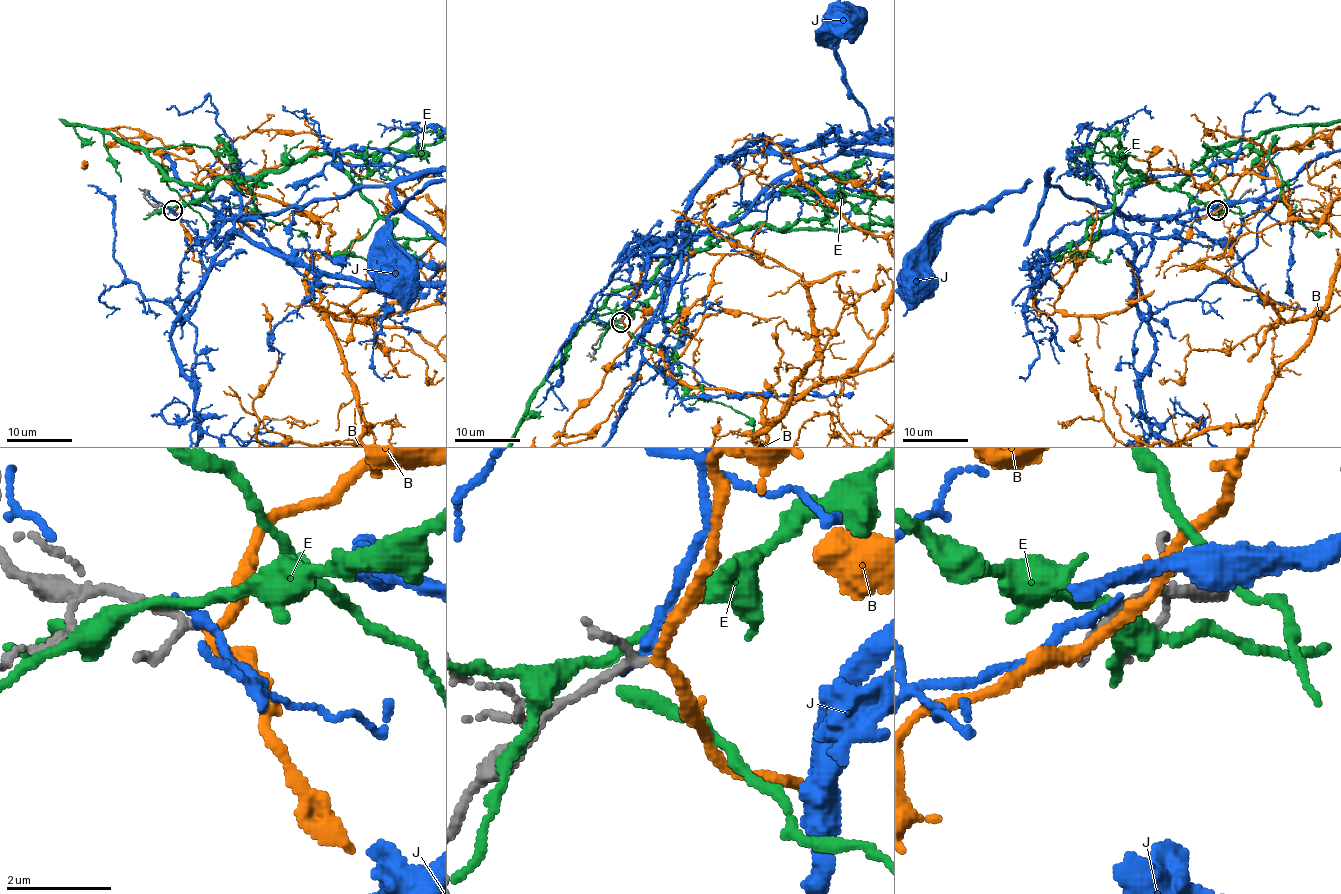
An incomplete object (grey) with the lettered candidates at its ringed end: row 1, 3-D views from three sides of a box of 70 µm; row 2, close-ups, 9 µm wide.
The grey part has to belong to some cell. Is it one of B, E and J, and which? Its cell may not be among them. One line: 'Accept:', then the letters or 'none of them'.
Accept: B

